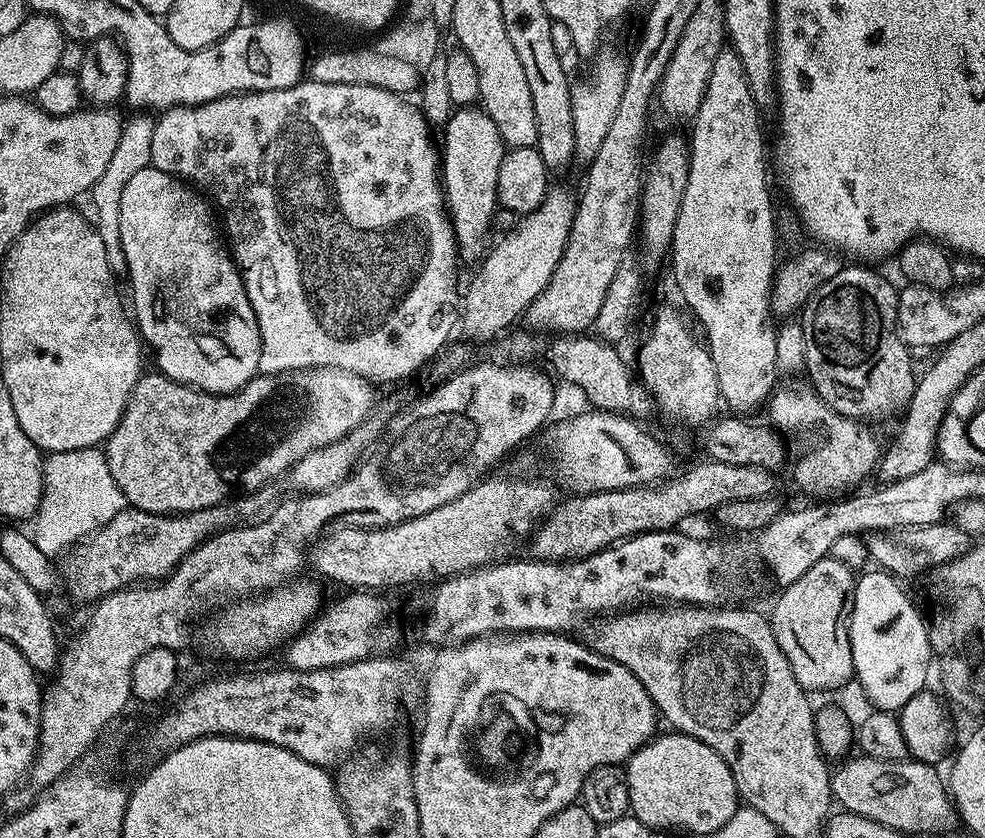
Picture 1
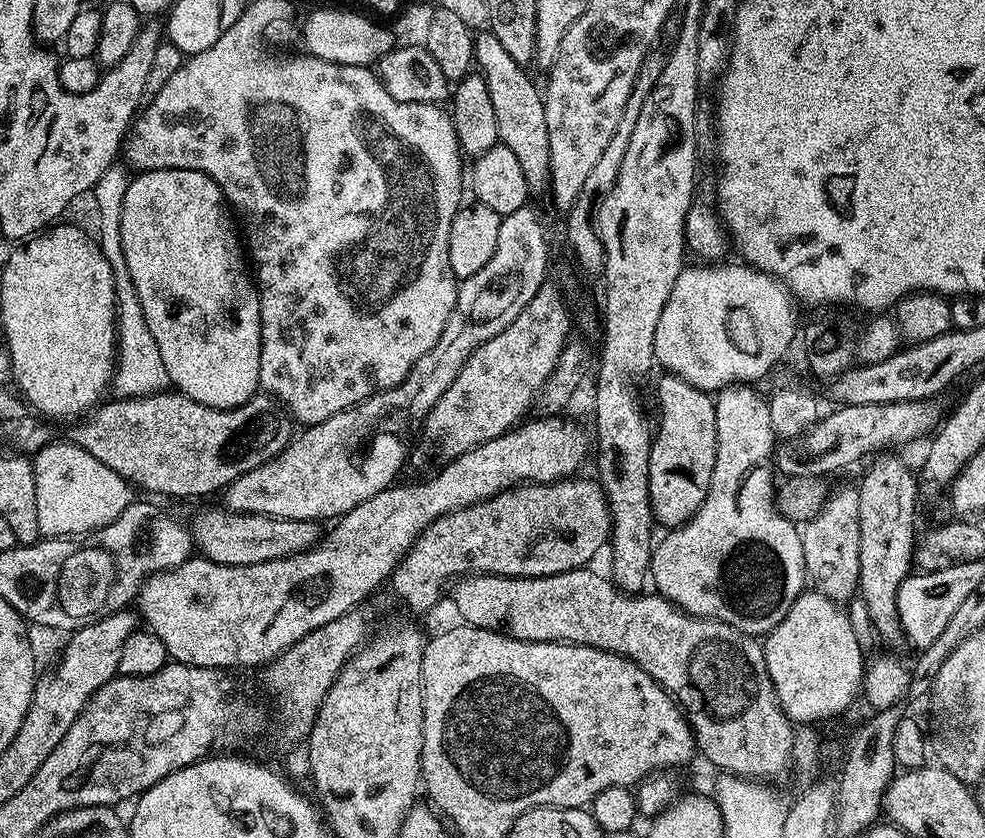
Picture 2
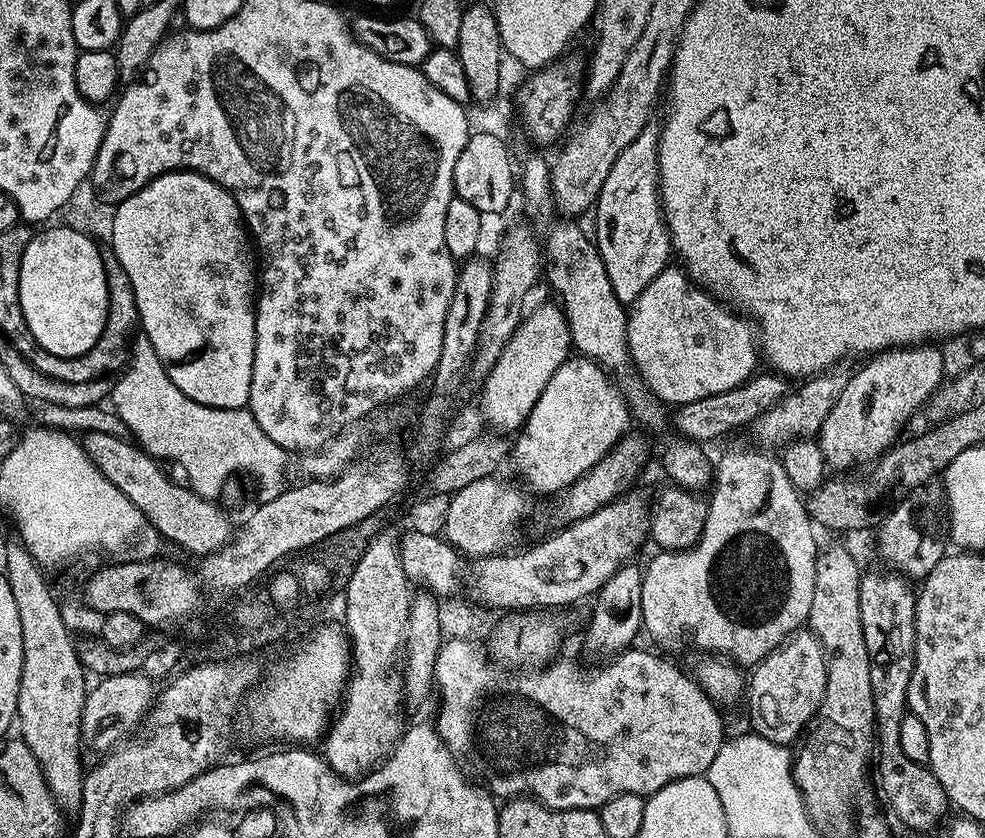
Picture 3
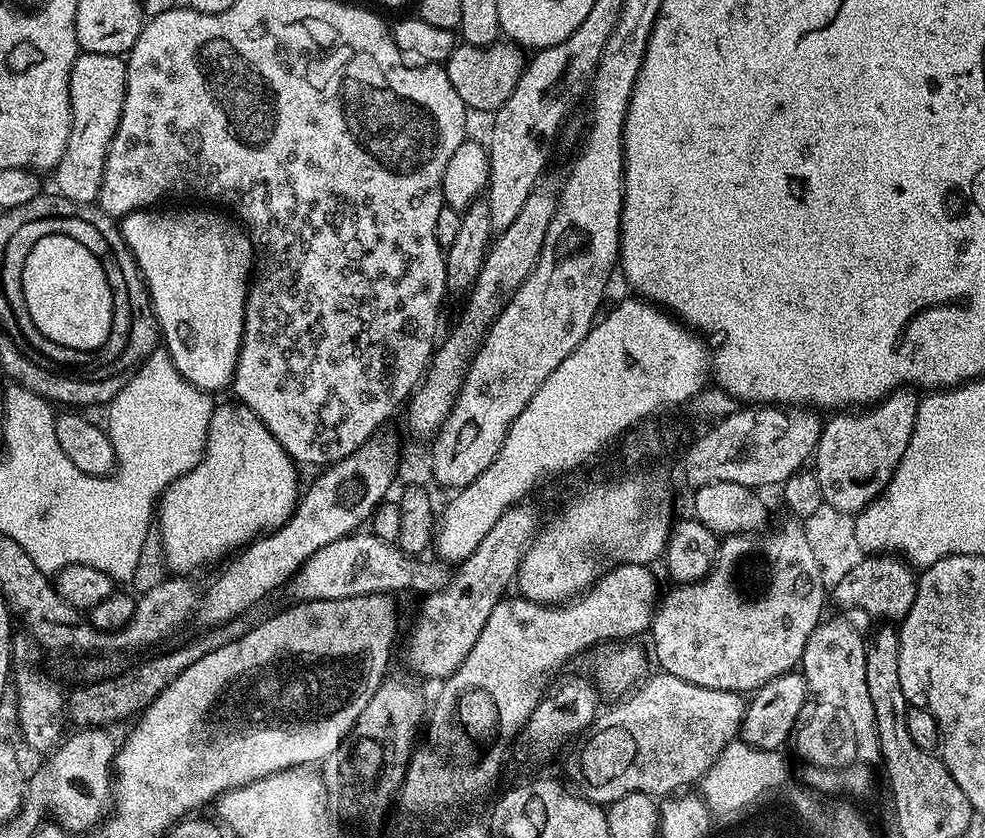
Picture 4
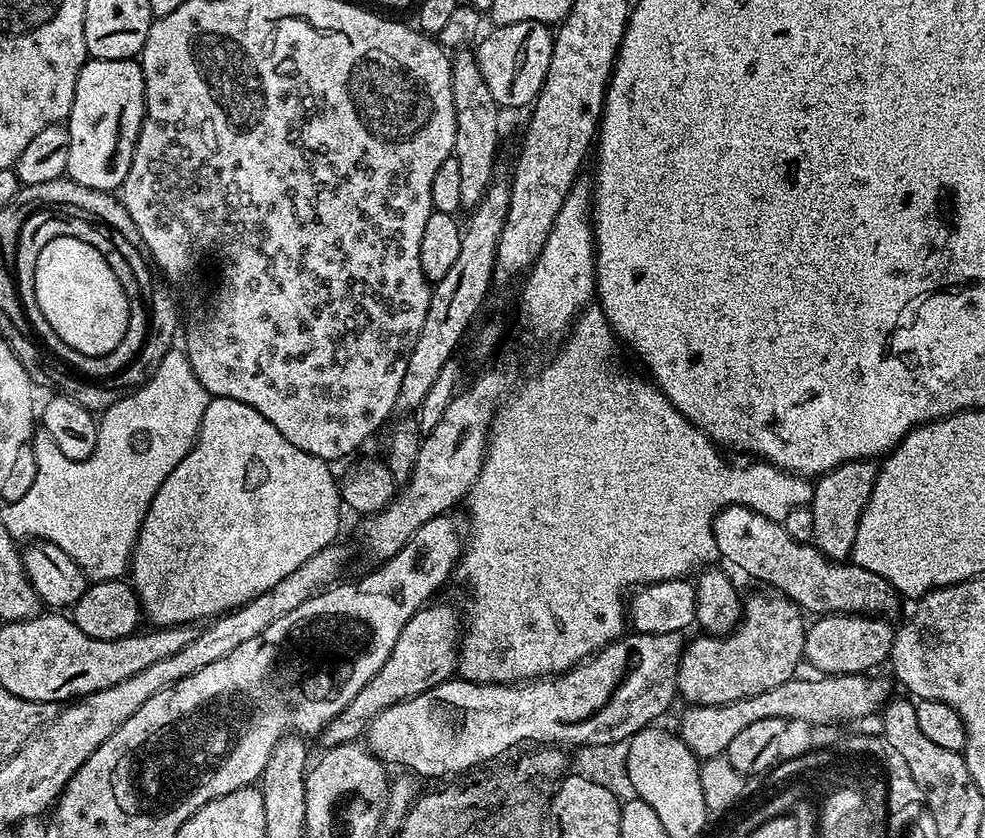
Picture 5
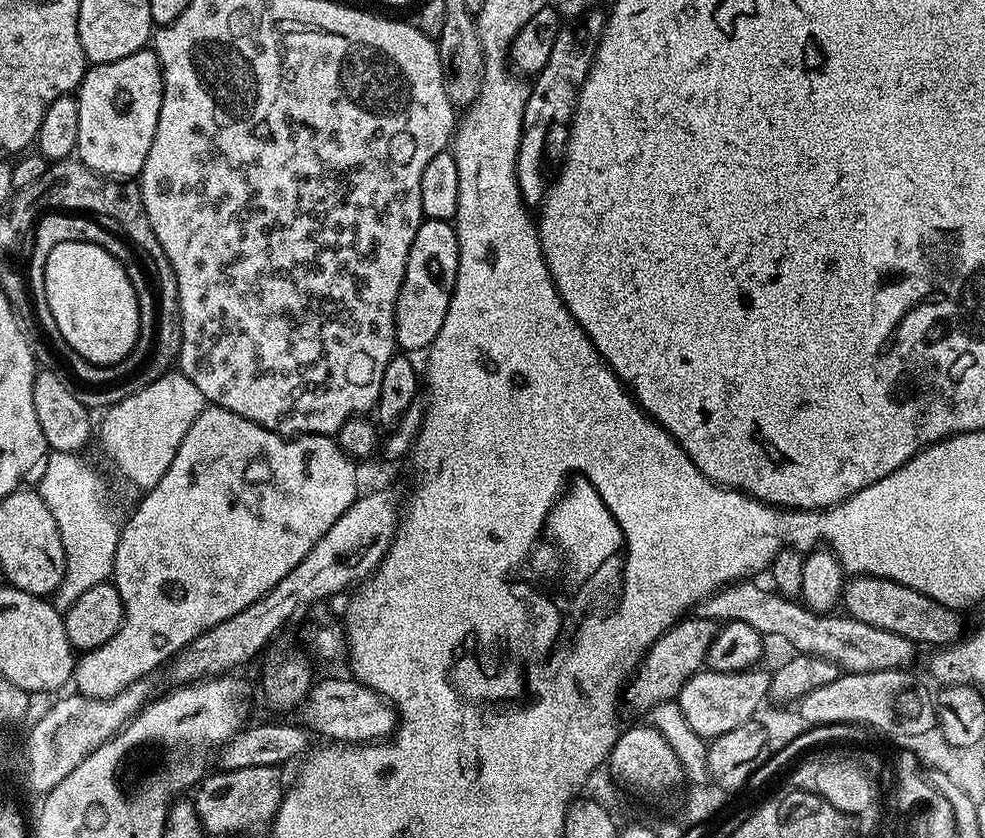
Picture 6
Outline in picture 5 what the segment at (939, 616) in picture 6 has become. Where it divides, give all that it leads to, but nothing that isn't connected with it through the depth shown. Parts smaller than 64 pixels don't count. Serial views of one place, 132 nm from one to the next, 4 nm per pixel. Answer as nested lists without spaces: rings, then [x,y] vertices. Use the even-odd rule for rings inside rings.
[[[730,506],[717,512],[712,523],[712,533],[716,543],[716,551],[719,559],[725,565],[733,564],[740,572],[745,572],[752,580],[761,580],[769,584],[769,589],[775,590],[779,595],[793,600],[800,605],[805,613],[812,614],[859,614],[861,616],[879,616],[892,618],[892,615],[900,608],[902,603],[896,588],[886,582],[878,574],[866,570],[862,566],[851,562],[833,562],[816,548],[815,543],[801,542],[790,538],[786,534],[783,523],[779,520],[771,520],[762,514],[758,514],[753,508],[746,506]]]

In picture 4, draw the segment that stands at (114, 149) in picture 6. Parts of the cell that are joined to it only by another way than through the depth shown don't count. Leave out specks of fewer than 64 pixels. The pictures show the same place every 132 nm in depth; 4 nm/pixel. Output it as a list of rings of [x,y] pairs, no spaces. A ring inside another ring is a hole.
[[[81,51],[72,67],[72,133],[66,144],[66,150],[60,159],[60,165],[54,169],[56,176],[55,191],[70,198],[76,205],[99,201],[102,176],[108,158],[110,144],[118,130],[118,122],[122,118],[122,106],[126,98],[128,85],[128,66],[119,56],[110,54],[94,54]]]

